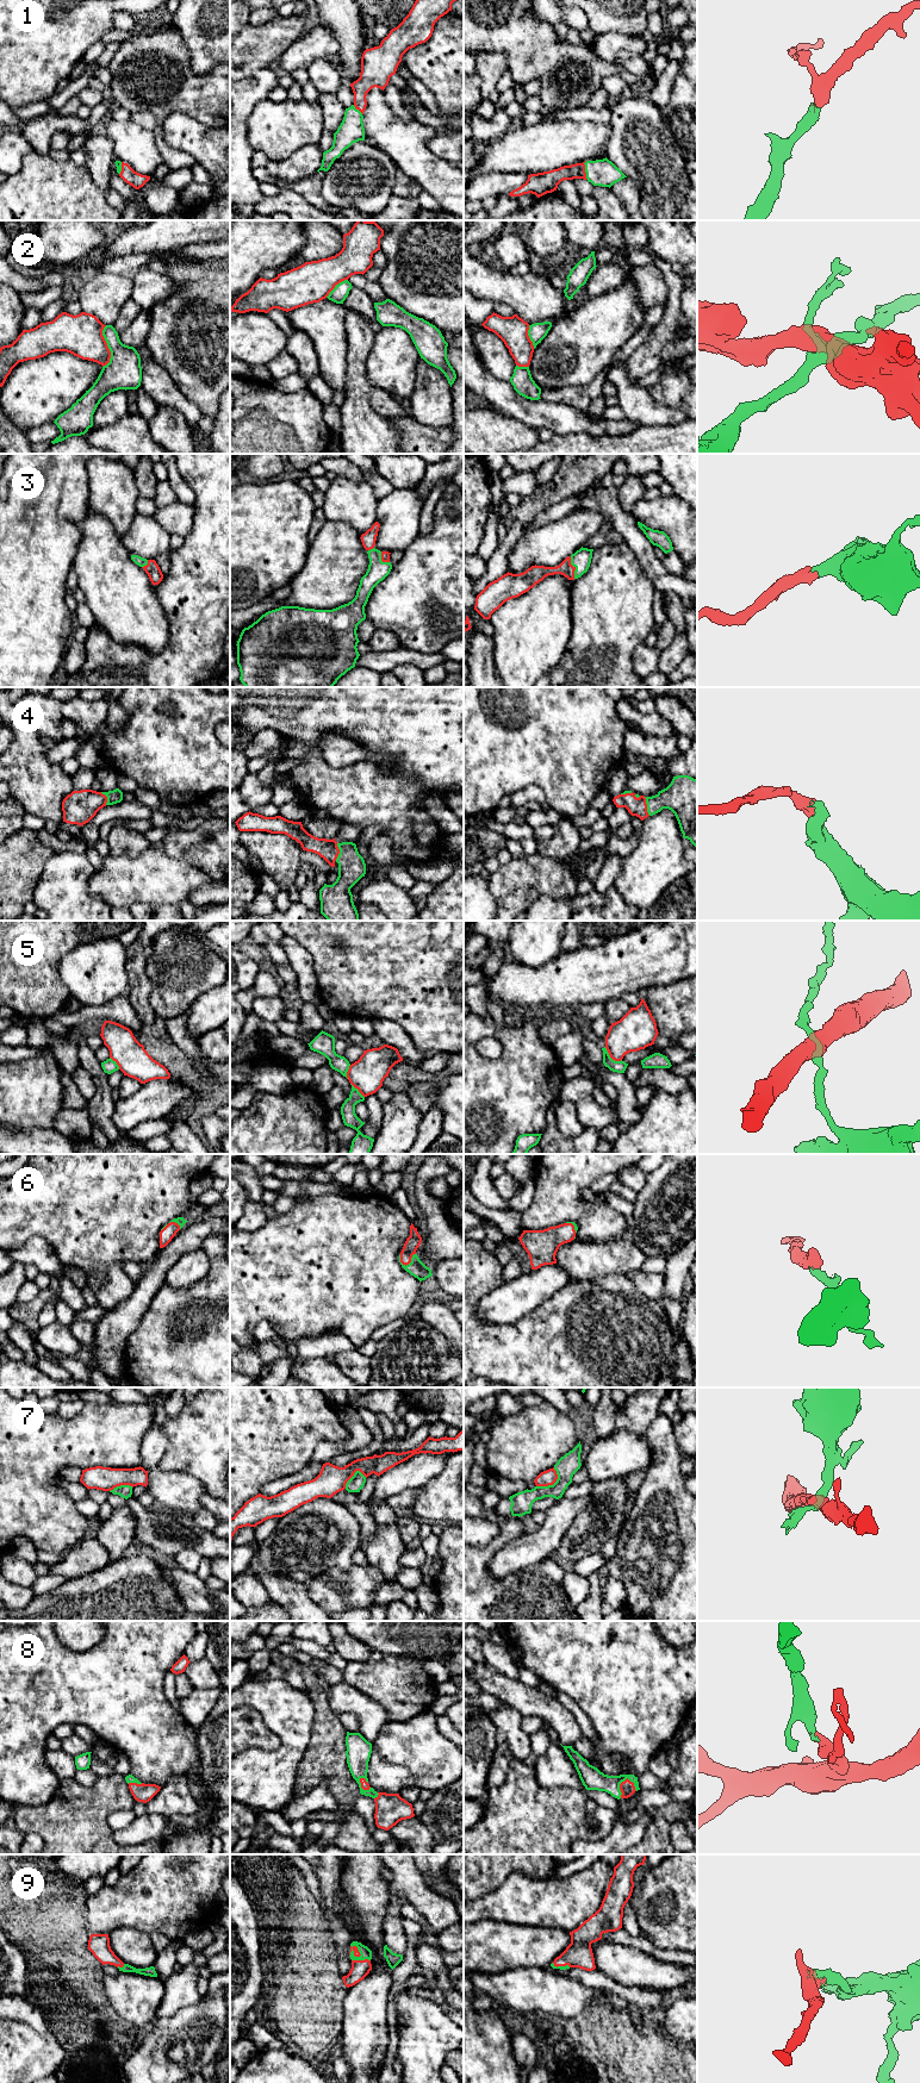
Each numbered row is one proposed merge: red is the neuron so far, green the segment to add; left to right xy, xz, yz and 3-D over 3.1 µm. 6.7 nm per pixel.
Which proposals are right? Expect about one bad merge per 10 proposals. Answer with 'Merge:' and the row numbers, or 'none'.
Merge: 1, 3, 4, 6, 8, 9

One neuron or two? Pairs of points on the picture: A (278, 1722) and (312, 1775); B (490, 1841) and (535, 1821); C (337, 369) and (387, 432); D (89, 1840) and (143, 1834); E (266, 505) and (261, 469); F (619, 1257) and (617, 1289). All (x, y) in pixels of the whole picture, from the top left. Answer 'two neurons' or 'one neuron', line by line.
A: two neurons
B: one neuron
C: two neurons
D: two neurons
E: two neurons
F: two neurons

